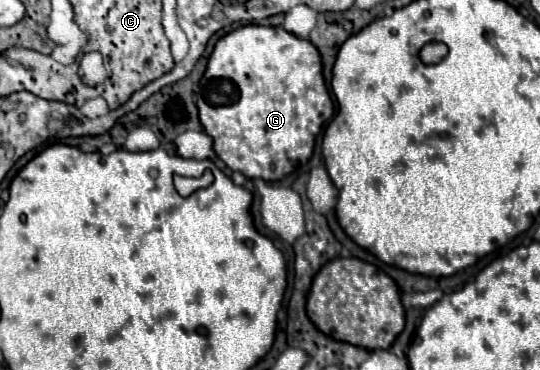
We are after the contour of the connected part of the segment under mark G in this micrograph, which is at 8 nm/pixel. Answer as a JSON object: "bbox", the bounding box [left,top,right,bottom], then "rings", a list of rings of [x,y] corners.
{"bbox":[199,25,335,181],"rings":[[[245,25],[215,43],[207,71],[199,89],[199,119],[215,141],[215,153],[231,171],[239,171],[249,179],[279,181],[297,165],[307,163],[313,155],[315,137],[321,133],[335,113],[335,105],[323,79],[323,65],[317,47],[309,39],[301,39],[283,27]]]}

